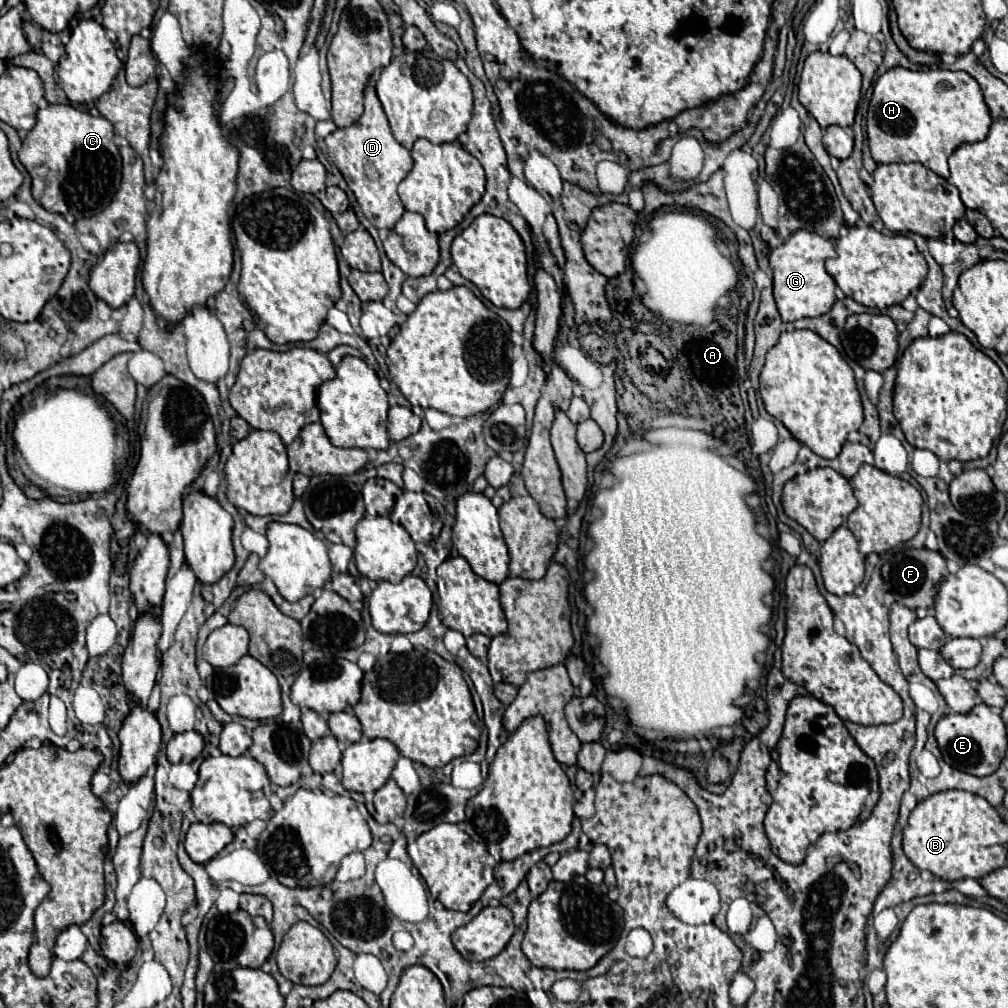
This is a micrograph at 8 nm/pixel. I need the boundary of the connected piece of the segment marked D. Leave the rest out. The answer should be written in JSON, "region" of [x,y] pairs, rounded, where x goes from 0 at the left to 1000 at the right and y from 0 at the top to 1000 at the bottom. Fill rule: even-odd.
{"region":[[[372,70],[363,84],[363,102],[359,116],[341,128],[333,128],[327,132],[323,140],[325,158],[333,164],[338,171],[345,186],[351,189],[355,203],[359,205],[361,215],[373,225],[373,227],[389,227],[391,221],[399,215],[401,203],[395,195],[395,182],[405,174],[411,160],[403,146],[399,146],[385,124],[383,112],[379,108],[379,102],[371,90],[371,84],[377,76],[377,71]]]}

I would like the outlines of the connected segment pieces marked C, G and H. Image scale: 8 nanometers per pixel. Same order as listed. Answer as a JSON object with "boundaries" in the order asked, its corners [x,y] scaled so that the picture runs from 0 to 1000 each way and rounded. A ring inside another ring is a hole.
{"boundaries":[[[[48,104],[44,108],[38,108],[38,120],[32,130],[28,130],[28,136],[22,140],[20,148],[20,162],[26,166],[26,170],[34,178],[34,195],[36,199],[46,205],[48,209],[56,209],[60,213],[73,213],[89,215],[105,207],[109,203],[113,191],[119,186],[119,174],[121,174],[121,158],[119,150],[113,142],[113,128],[111,122],[103,116],[93,116],[87,110],[79,110],[71,104]],[[44,164],[48,170],[44,176],[38,176],[36,166]]],[[[788,229],[780,241],[766,247],[764,267],[768,271],[768,299],[776,318],[782,320],[796,314],[813,314],[823,309],[829,299],[829,281],[819,271],[817,261],[827,253],[829,249],[823,237],[817,237],[804,229]]],[[[881,68],[871,76],[859,114],[863,150],[869,162],[913,160],[929,174],[940,178],[940,156],[954,142],[974,140],[984,124],[970,80],[956,70]]]]}

